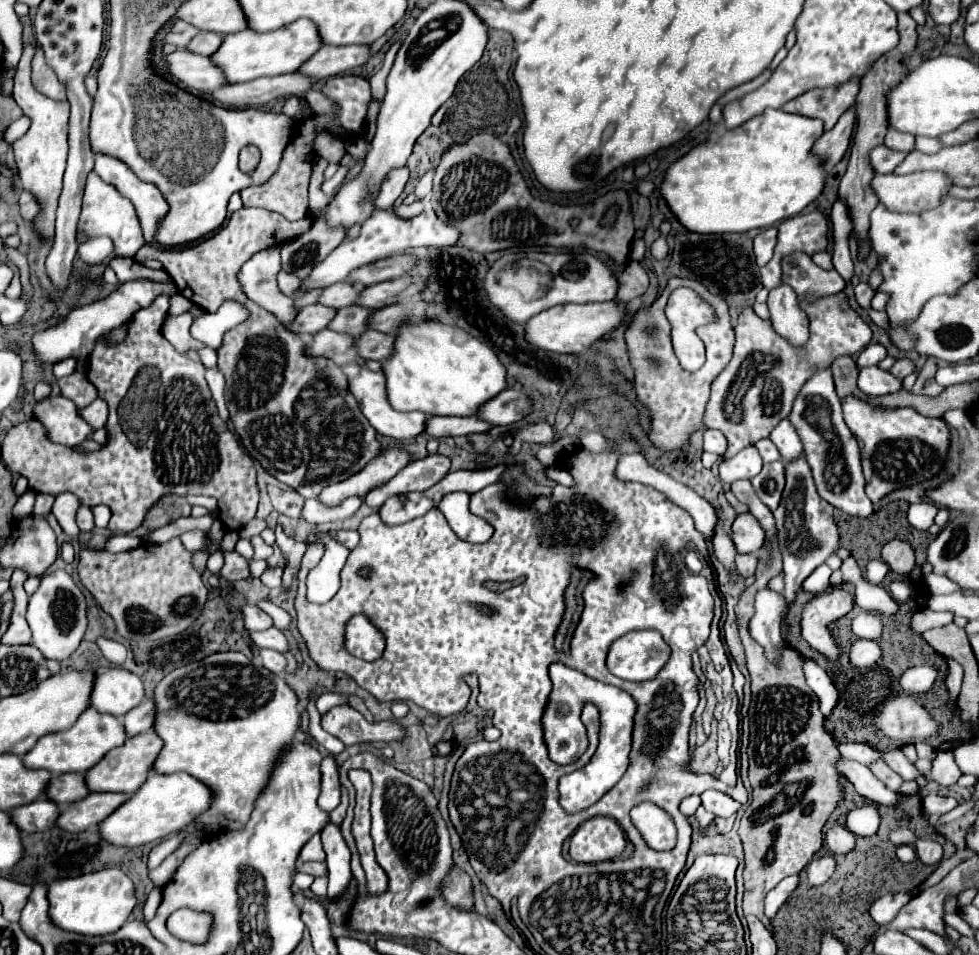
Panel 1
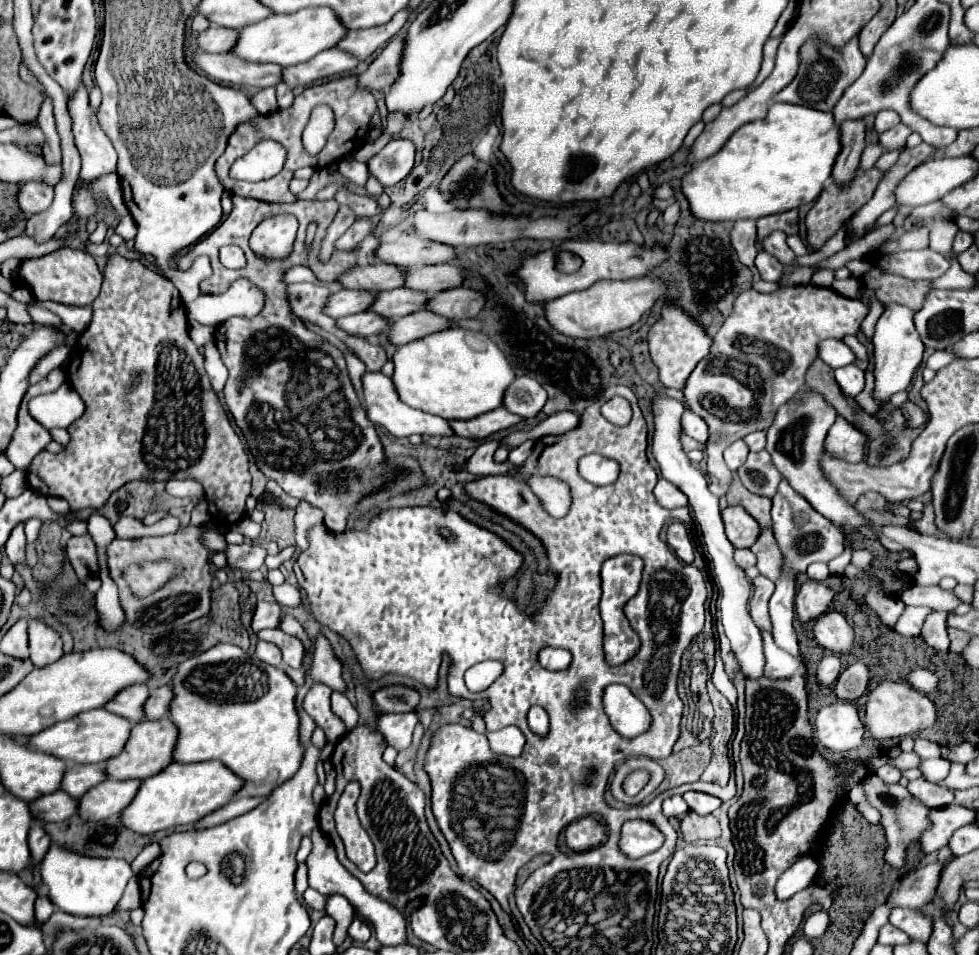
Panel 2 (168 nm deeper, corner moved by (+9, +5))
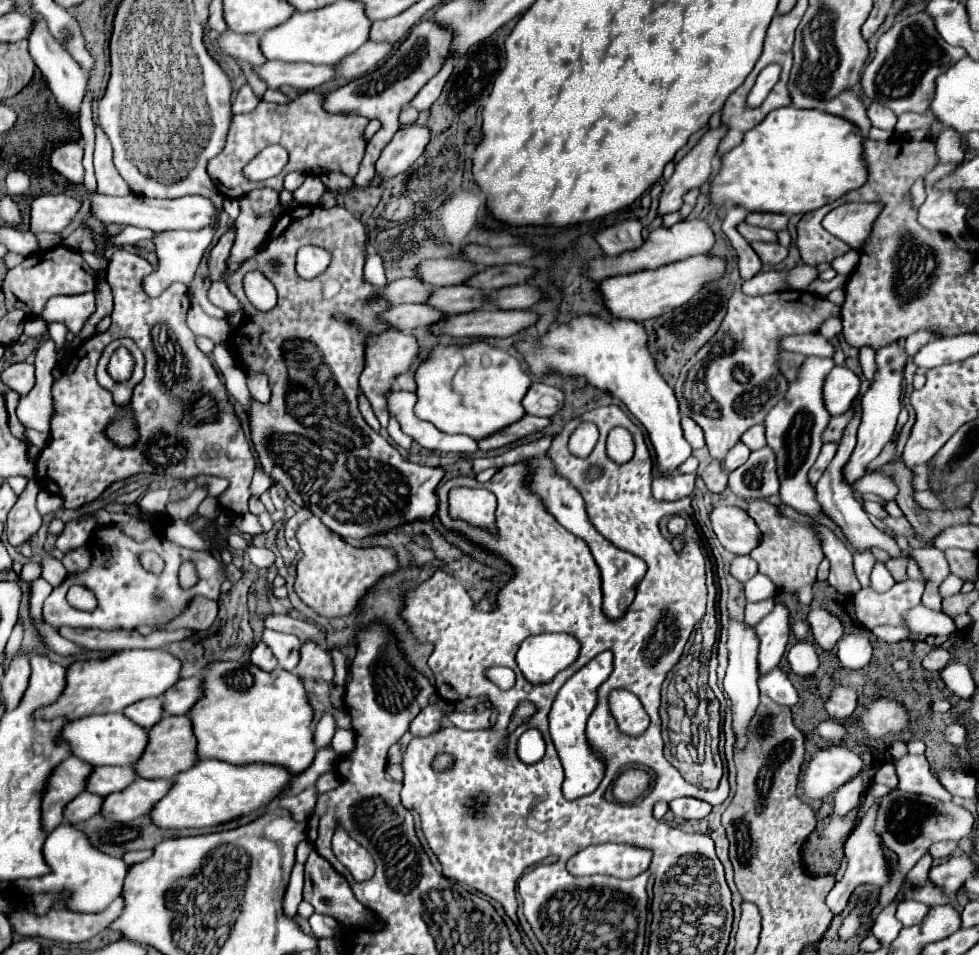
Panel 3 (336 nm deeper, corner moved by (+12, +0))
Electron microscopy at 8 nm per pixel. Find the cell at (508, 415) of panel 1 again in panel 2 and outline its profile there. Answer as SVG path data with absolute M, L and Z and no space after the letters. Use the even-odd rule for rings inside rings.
M520 376L506 390L504 406L506 410L518 416L534 418L544 408L546 400L548 400L548 394L544 392L538 380L532 380L530 376Z

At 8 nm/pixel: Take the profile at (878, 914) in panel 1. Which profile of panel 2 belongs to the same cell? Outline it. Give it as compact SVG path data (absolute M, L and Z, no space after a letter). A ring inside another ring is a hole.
M934 862L934 864L928 864L926 868L916 870L910 876L904 876L888 896L892 906L922 908L924 904L930 904L936 898L936 888L940 882L942 868L944 868L942 864Z

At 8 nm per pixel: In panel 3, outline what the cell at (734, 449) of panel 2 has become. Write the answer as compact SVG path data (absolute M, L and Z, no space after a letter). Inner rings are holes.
M737 443L733 449L729 449L729 453L727 453L725 461L723 461L723 467L725 467L727 471L737 469L739 465L743 465L743 463L747 461L749 453L751 453L751 451L749 451L749 449L747 449L743 443Z

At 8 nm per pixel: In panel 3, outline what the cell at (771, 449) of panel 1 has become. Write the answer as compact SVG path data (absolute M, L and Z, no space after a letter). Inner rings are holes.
M755 425L753 429L745 431L741 441L751 449L751 451L757 451L765 445L765 427L763 425Z

